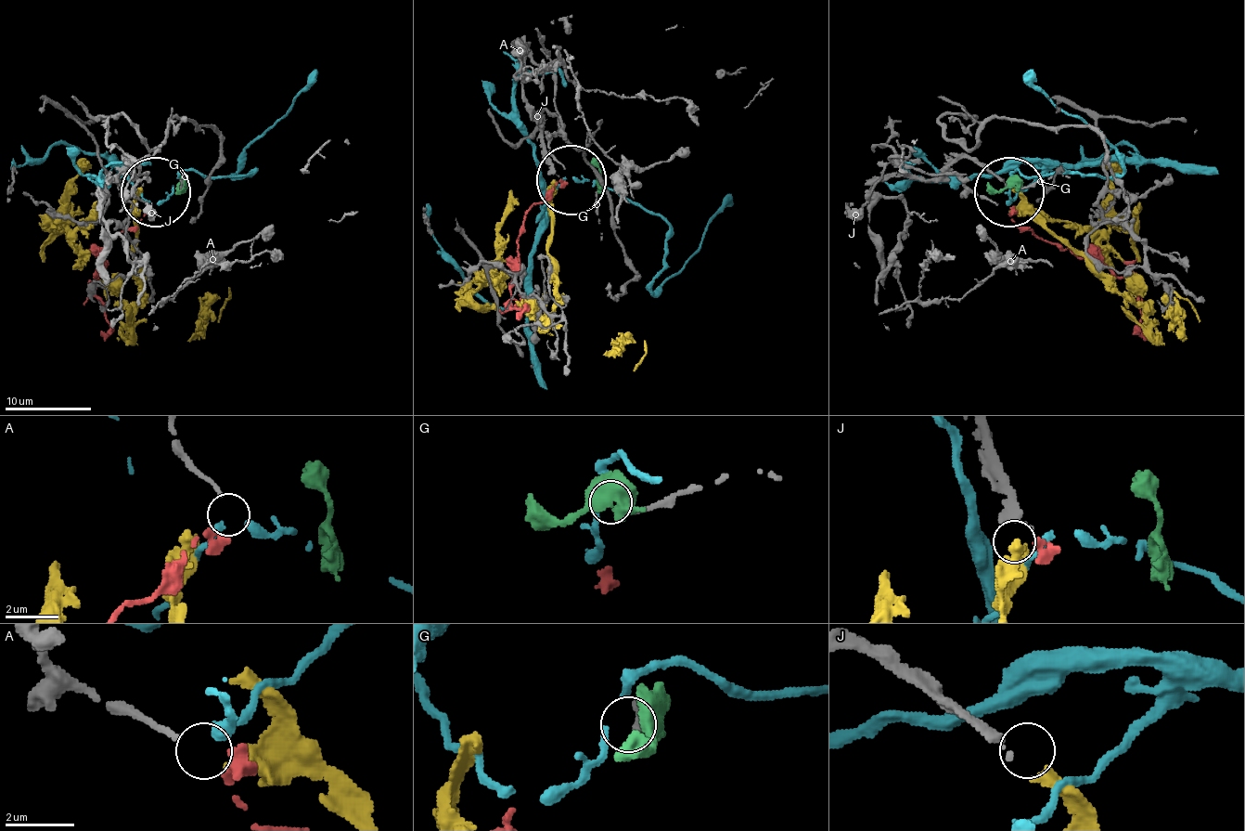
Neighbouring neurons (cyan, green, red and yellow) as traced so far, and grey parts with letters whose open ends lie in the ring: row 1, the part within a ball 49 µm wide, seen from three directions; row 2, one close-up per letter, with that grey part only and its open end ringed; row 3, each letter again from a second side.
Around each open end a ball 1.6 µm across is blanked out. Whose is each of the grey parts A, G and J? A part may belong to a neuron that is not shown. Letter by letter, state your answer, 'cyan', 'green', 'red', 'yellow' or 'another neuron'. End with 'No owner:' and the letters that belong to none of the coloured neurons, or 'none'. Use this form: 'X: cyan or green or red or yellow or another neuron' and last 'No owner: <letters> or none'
A: red
G: another neuron
J: yellow
No owner: G

